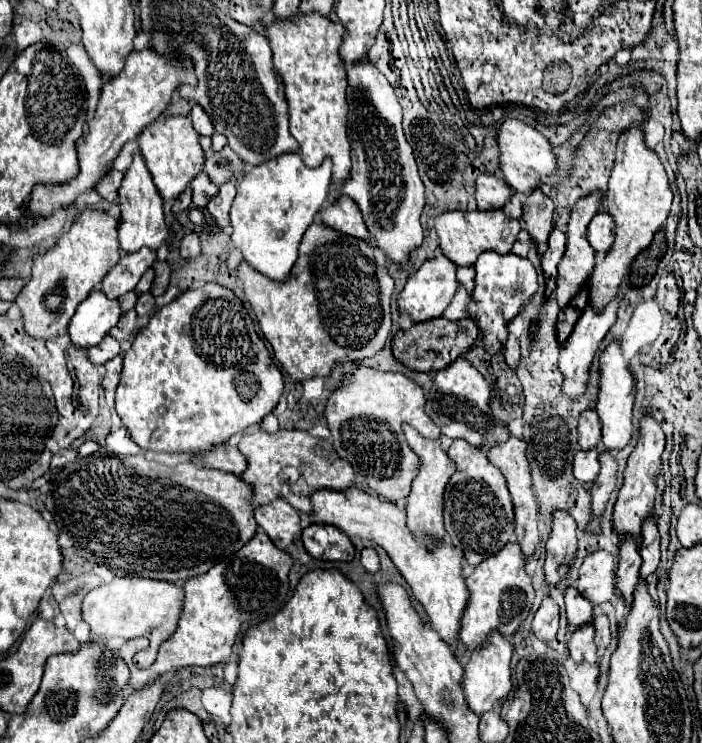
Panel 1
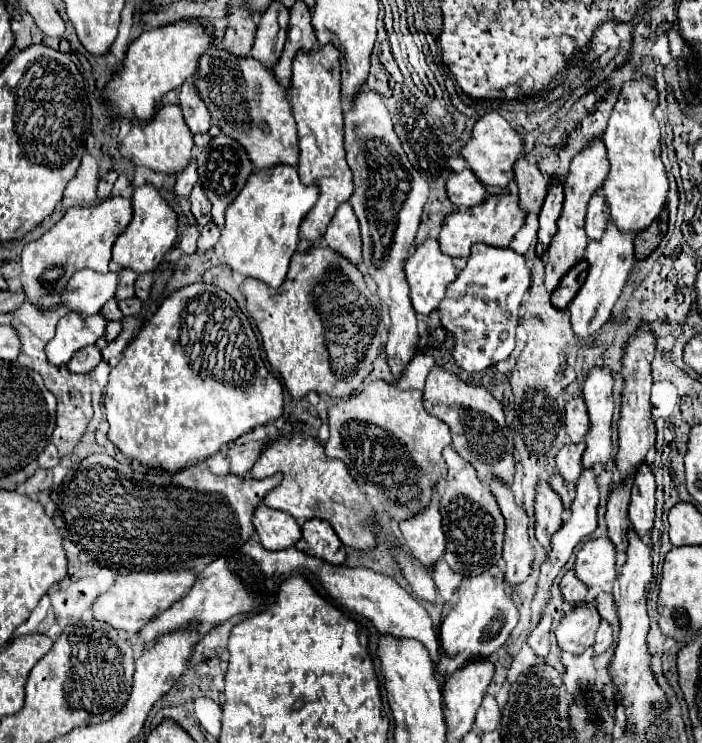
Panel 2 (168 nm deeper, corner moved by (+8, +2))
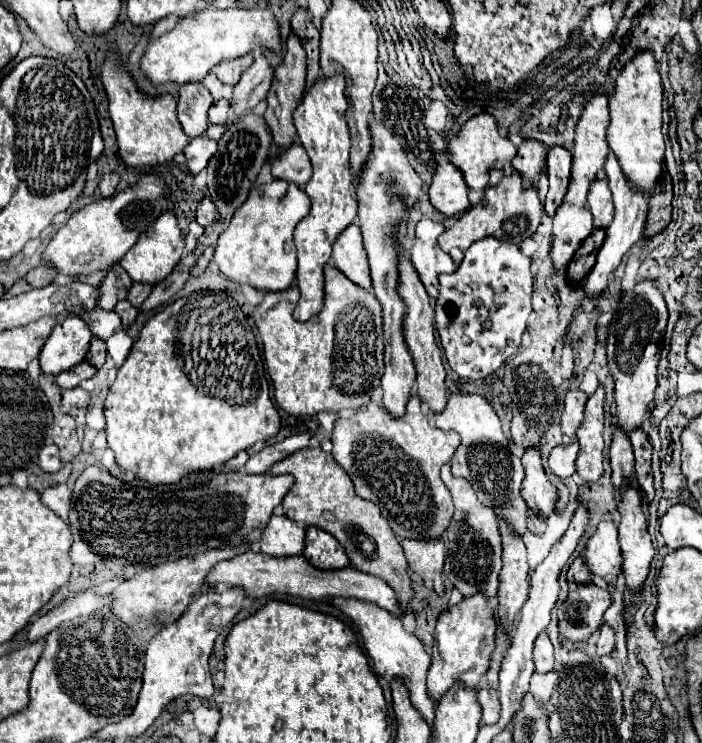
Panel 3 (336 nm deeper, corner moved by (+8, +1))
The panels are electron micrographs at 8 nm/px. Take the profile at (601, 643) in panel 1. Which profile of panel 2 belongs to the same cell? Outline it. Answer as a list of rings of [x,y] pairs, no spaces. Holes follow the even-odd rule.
[[[602,620],[600,622],[600,628],[596,632],[596,642],[594,642],[596,654],[606,652],[610,648],[610,644],[612,644],[612,628],[610,628],[610,624],[606,620]]]

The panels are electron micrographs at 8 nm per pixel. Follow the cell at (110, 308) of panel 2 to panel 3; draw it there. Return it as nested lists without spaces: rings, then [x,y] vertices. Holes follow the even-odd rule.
[[[100,307],[82,313],[80,319],[84,319],[84,323],[90,327],[92,337],[98,337],[102,341],[112,337],[120,329],[120,317],[114,311],[104,311]]]

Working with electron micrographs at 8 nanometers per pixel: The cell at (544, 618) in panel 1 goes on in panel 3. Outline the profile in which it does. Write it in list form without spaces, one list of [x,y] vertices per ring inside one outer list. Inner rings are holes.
[[[540,633],[534,645],[534,663],[536,663],[536,673],[548,673],[554,667],[554,647],[548,639],[546,633]]]

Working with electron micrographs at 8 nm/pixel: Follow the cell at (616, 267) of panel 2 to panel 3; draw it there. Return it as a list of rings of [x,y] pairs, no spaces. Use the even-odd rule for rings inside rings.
[[[608,151],[608,157],[606,157],[606,163],[604,163],[604,169],[606,169],[606,175],[608,175],[608,183],[610,183],[610,189],[612,189],[612,197],[614,197],[614,219],[612,223],[608,225],[606,229],[606,239],[604,239],[604,245],[602,249],[598,251],[598,259],[596,259],[596,265],[594,269],[588,273],[586,277],[586,289],[588,289],[588,295],[600,295],[604,291],[604,287],[608,287],[608,283],[612,281],[614,277],[614,271],[618,269],[618,265],[622,263],[622,257],[630,251],[630,247],[640,241],[642,237],[642,231],[644,231],[644,223],[646,223],[646,213],[648,213],[648,195],[646,193],[636,193],[630,185],[628,185],[628,179],[624,177],[622,169],[620,169],[620,163],[616,161],[616,155],[612,151]]]

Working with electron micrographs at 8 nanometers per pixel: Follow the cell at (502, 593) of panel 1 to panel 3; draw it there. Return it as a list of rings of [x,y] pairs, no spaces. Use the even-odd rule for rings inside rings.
[[[476,593],[474,597],[462,599],[452,609],[444,611],[438,617],[434,631],[434,663],[428,671],[428,695],[438,703],[438,699],[448,693],[454,683],[462,683],[464,687],[476,689],[480,677],[488,671],[490,655],[494,651],[494,633],[496,633],[496,617],[488,605],[488,597],[484,593]]]

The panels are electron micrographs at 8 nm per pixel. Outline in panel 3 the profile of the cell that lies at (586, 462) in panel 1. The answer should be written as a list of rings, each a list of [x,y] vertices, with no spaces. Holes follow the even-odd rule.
[[[570,443],[570,445],[558,445],[550,451],[548,455],[548,467],[550,471],[560,477],[560,479],[566,479],[570,477],[576,469],[574,469],[574,463],[576,463],[576,455],[578,455],[578,443]]]

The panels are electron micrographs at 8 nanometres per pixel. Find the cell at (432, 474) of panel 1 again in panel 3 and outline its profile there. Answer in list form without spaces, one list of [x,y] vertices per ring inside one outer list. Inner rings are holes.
[[[402,541],[404,555],[408,561],[408,569],[412,573],[418,573],[422,579],[430,579],[434,583],[434,591],[438,595],[444,595],[444,583],[442,583],[442,567],[446,557],[444,541]]]

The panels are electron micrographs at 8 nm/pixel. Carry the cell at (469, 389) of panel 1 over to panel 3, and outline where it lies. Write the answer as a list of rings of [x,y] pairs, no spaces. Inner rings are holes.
[[[450,395],[446,409],[434,419],[438,429],[456,431],[462,437],[462,443],[452,457],[452,475],[464,477],[470,485],[474,485],[478,499],[484,505],[490,505],[498,519],[504,519],[516,535],[524,535],[534,515],[520,495],[524,467],[520,459],[510,453],[510,443],[502,433],[502,423],[492,405],[480,395]]]

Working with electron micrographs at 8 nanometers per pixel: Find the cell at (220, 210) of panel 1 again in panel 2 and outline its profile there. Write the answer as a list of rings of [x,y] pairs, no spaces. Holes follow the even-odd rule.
[[[208,222],[206,226],[202,226],[200,230],[200,238],[198,238],[198,254],[204,254],[206,250],[210,250],[220,238],[220,228],[216,226],[216,222]]]

